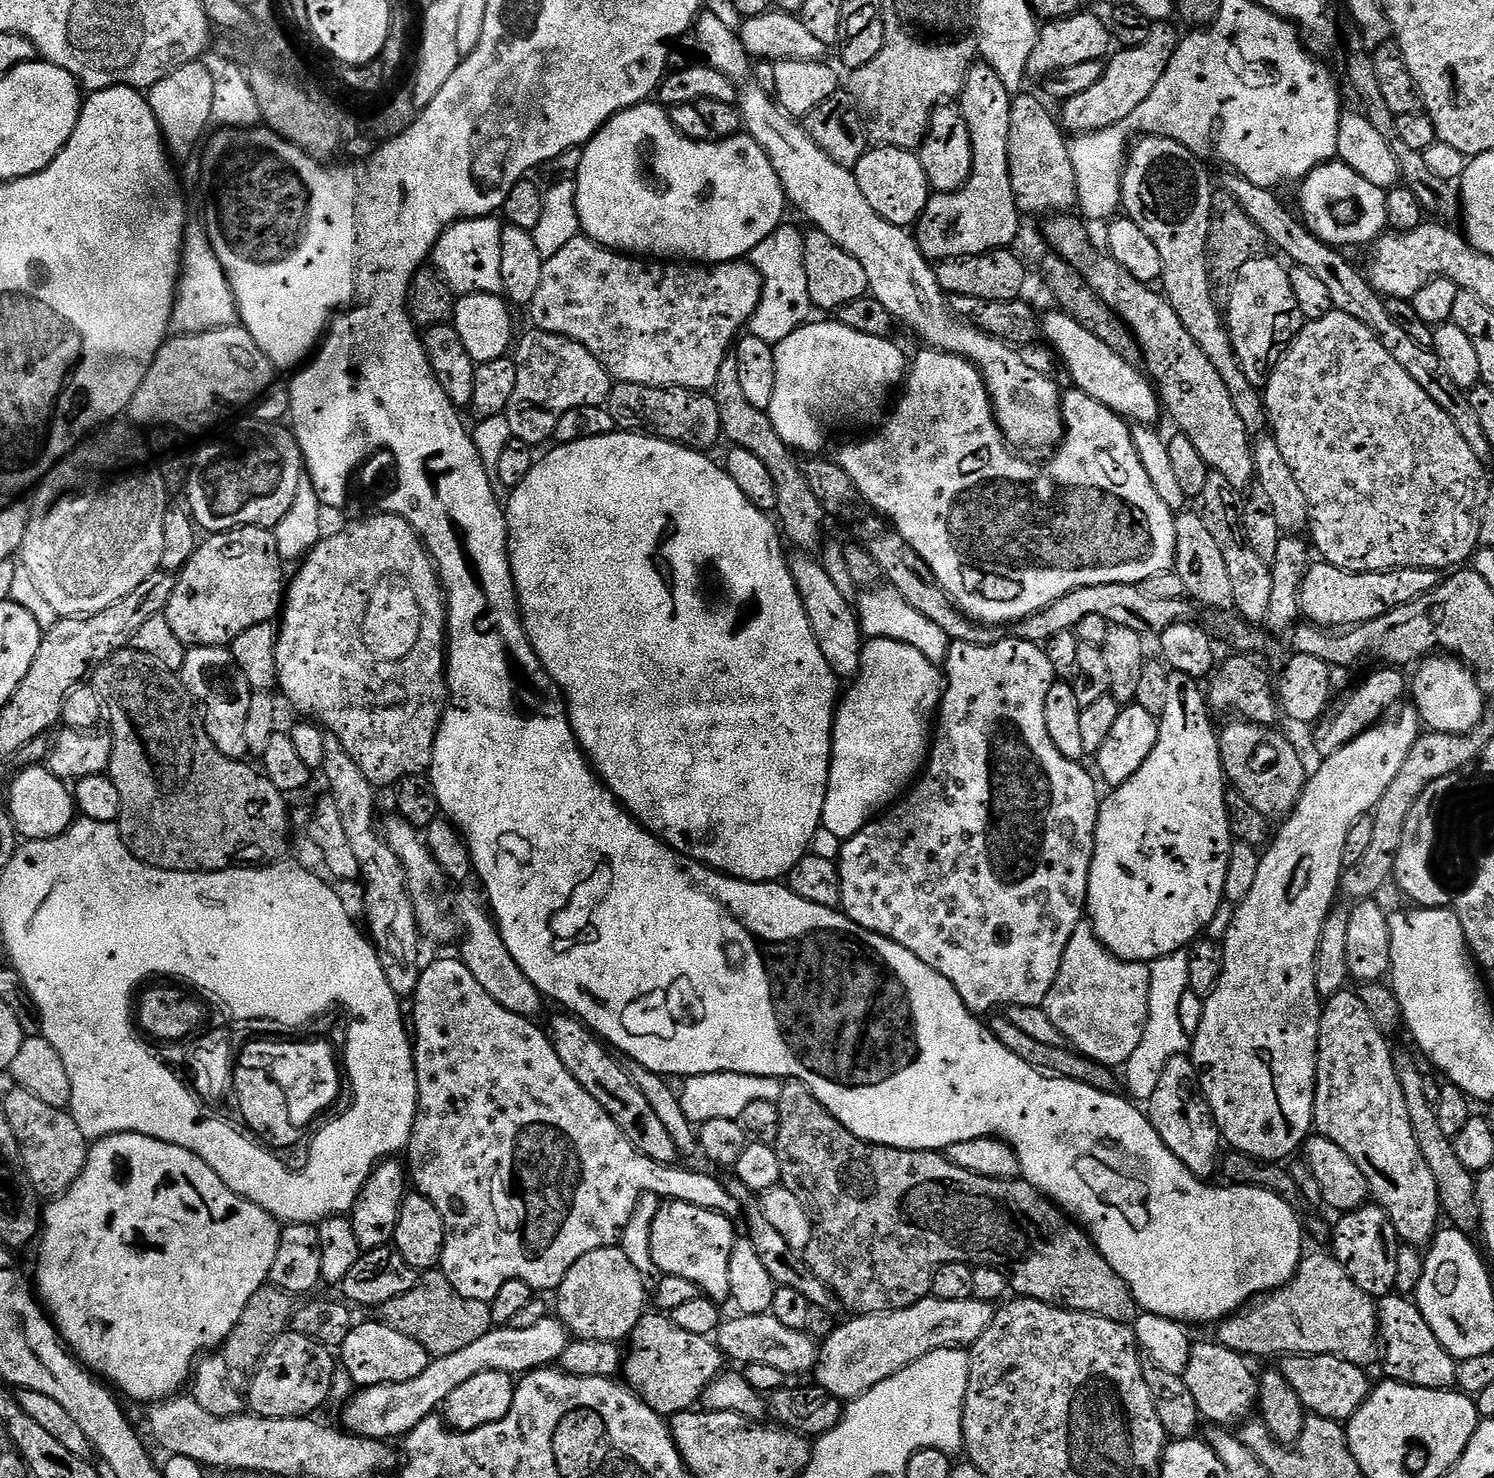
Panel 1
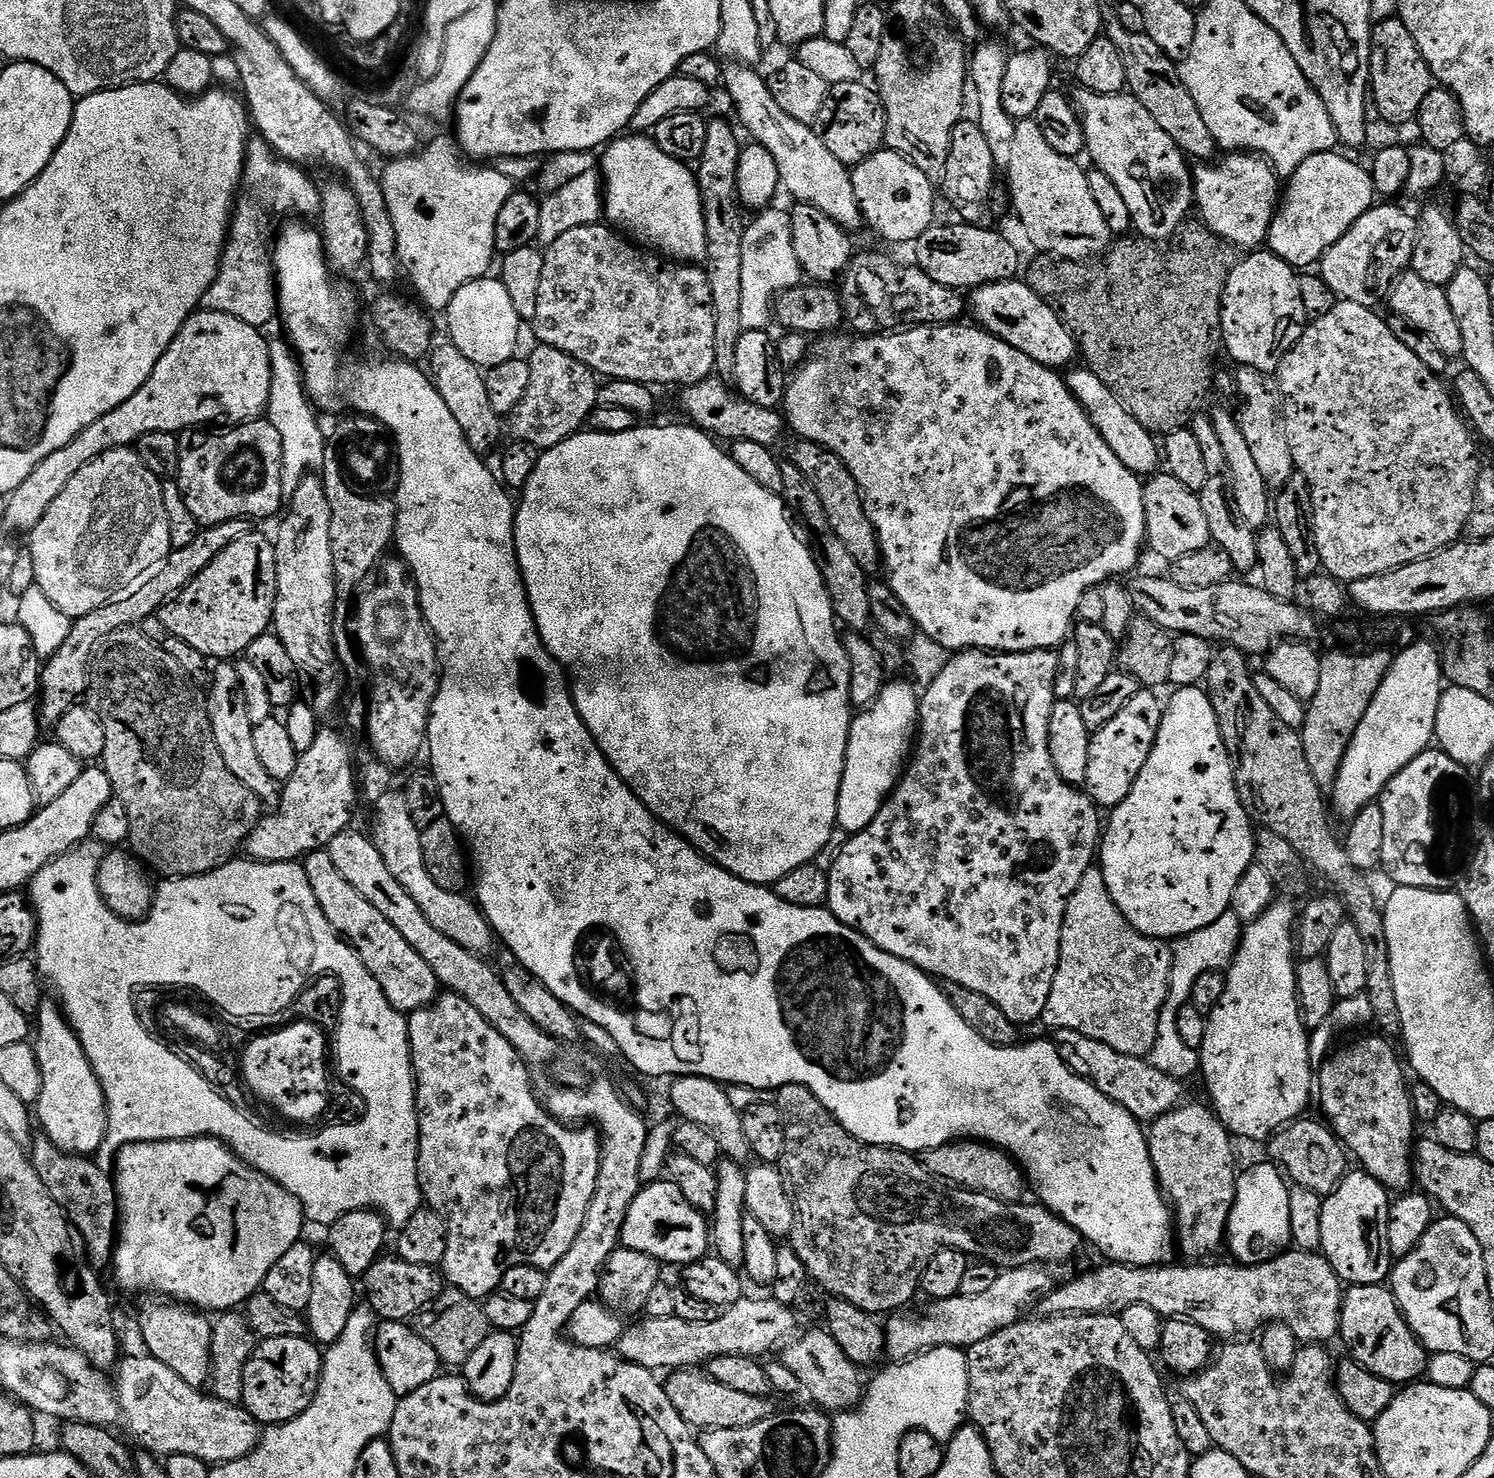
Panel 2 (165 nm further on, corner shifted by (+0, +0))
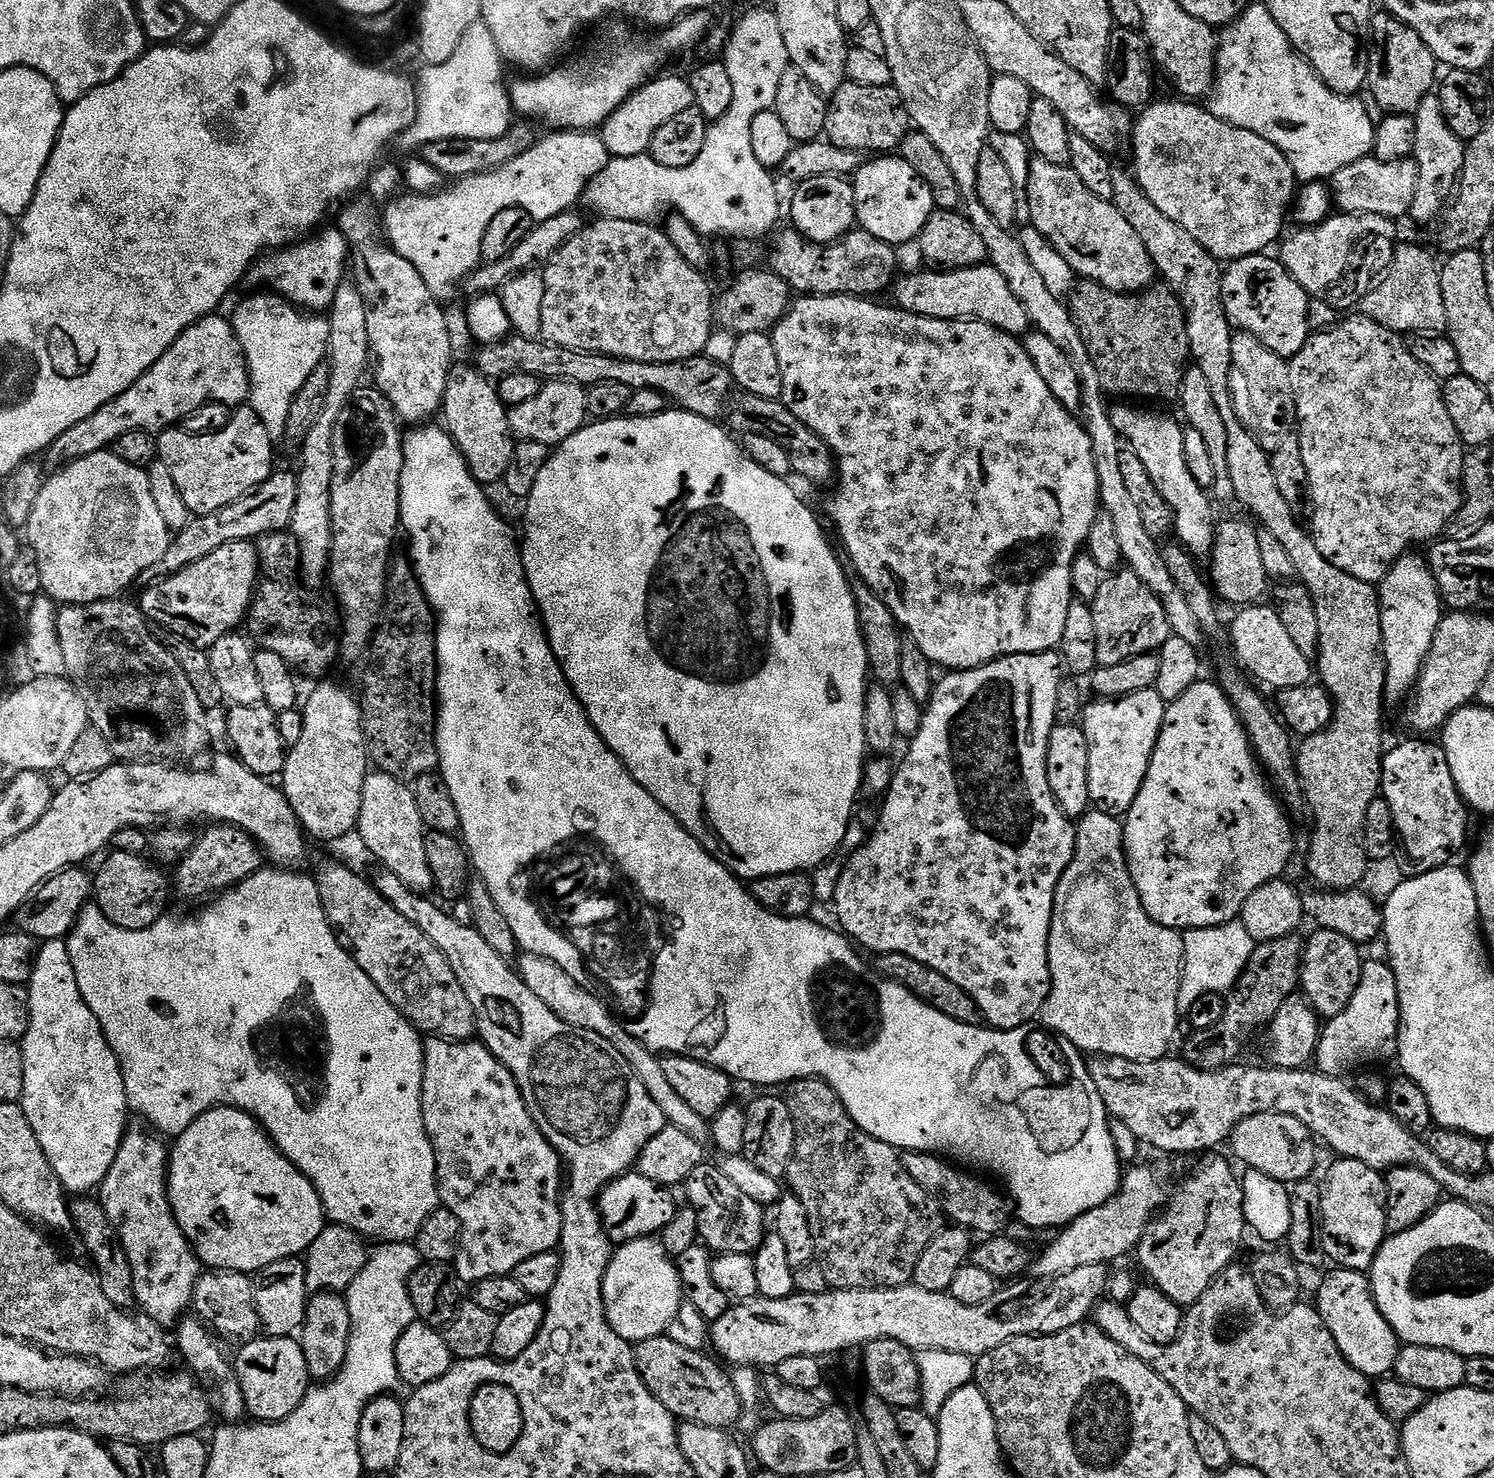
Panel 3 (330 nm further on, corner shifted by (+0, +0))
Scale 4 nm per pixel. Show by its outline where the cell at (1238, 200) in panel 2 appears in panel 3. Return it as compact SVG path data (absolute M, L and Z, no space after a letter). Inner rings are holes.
M1157 99L1135 117L1130 145L1131 167L1137 184L1170 222L1178 222L1186 234L1202 242L1215 260L1231 262L1267 253L1271 249L1268 247L1281 239L1284 219L1290 216L1298 195L1298 181L1290 162L1274 142L1266 142L1266 138L1250 130L1214 118L1214 114L1199 103L1175 99Z

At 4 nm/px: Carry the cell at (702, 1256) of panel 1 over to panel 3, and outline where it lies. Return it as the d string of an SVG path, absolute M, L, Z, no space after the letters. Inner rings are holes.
M635 1170L619 1176L617 1180L605 1186L598 1203L604 1229L613 1245L628 1244L632 1240L652 1238L660 1234L676 1216L678 1203L672 1195L669 1189L650 1182L650 1178Z

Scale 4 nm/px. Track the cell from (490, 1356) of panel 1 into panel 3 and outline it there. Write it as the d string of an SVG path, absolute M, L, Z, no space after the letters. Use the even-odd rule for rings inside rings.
M656 1238L632 1240L613 1251L604 1279L604 1313L622 1339L639 1342L667 1333L674 1314L685 1303L680 1275L673 1257Z

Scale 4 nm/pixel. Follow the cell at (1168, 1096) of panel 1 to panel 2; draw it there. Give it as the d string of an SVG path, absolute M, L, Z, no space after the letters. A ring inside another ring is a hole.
M1181 1103L1180 1107L1162 1114L1151 1121L1147 1129L1148 1149L1154 1162L1156 1178L1161 1189L1174 1209L1174 1220L1178 1225L1178 1248L1188 1258L1212 1258L1219 1248L1223 1249L1228 1234L1228 1219L1236 1201L1236 1185L1238 1183L1238 1167L1236 1156L1232 1153L1234 1137L1219 1116L1207 1103Z

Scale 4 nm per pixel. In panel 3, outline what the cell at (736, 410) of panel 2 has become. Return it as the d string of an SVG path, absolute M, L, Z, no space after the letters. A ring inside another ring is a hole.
M515 334L499 344L481 347L479 351L474 367L493 382L499 382L506 374L534 374L543 382L565 380L571 384L582 384L585 389L595 384L618 382L633 393L638 390L658 390L679 411L707 420L719 421L725 415L734 392L732 372L727 363L720 361L719 364L711 360L708 354L678 362L634 362L606 354L566 350L543 339L527 340Z

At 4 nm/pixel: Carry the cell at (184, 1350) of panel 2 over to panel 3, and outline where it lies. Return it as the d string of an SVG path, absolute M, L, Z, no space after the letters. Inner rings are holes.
M133 1127L124 1133L117 1157L114 1158L109 1173L99 1184L98 1203L104 1208L106 1218L110 1218L126 1250L126 1258L130 1262L132 1289L136 1295L135 1307L140 1308L139 1311L152 1319L155 1324L168 1330L179 1325L182 1317L187 1313L184 1311L192 1308L196 1277L200 1275L202 1265L192 1251L192 1244L182 1234L168 1201L169 1145L167 1143L164 1145L165 1141L155 1131L147 1131L143 1132L142 1129Z

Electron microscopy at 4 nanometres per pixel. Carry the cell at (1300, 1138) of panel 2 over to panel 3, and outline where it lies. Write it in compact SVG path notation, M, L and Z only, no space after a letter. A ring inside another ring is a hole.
M1253 1114L1238 1122L1232 1131L1231 1148L1245 1169L1270 1174L1270 1178L1289 1186L1309 1179L1316 1168L1317 1141L1312 1131L1290 1114Z

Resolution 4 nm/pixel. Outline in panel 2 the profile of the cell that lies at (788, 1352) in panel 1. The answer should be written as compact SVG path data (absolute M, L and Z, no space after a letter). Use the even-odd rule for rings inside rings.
M826 1330L808 1332L805 1336L797 1335L791 1342L783 1345L782 1363L790 1366L792 1373L797 1376L801 1389L812 1395L813 1405L819 1406L825 1413L847 1413L859 1405L866 1387L865 1381L860 1381L861 1369L834 1342L834 1338Z

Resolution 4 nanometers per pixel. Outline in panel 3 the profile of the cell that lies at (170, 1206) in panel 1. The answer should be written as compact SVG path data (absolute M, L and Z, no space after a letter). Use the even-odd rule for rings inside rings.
M212 1108L192 1123L181 1136L175 1137L170 1148L168 1162L168 1201L182 1234L192 1244L192 1251L199 1258L201 1265L208 1270L255 1274L262 1271L266 1266L270 1266L270 1262L282 1262L282 1258L290 1258L291 1256L303 1257L307 1253L308 1247L314 1242L314 1238L318 1238L318 1234L322 1234L322 1230L326 1226L324 1203L318 1194L318 1190L314 1190L310 1178L306 1178L300 1173L277 1150L272 1139L261 1126L260 1121L255 1120L248 1112L243 1112L237 1108Z

